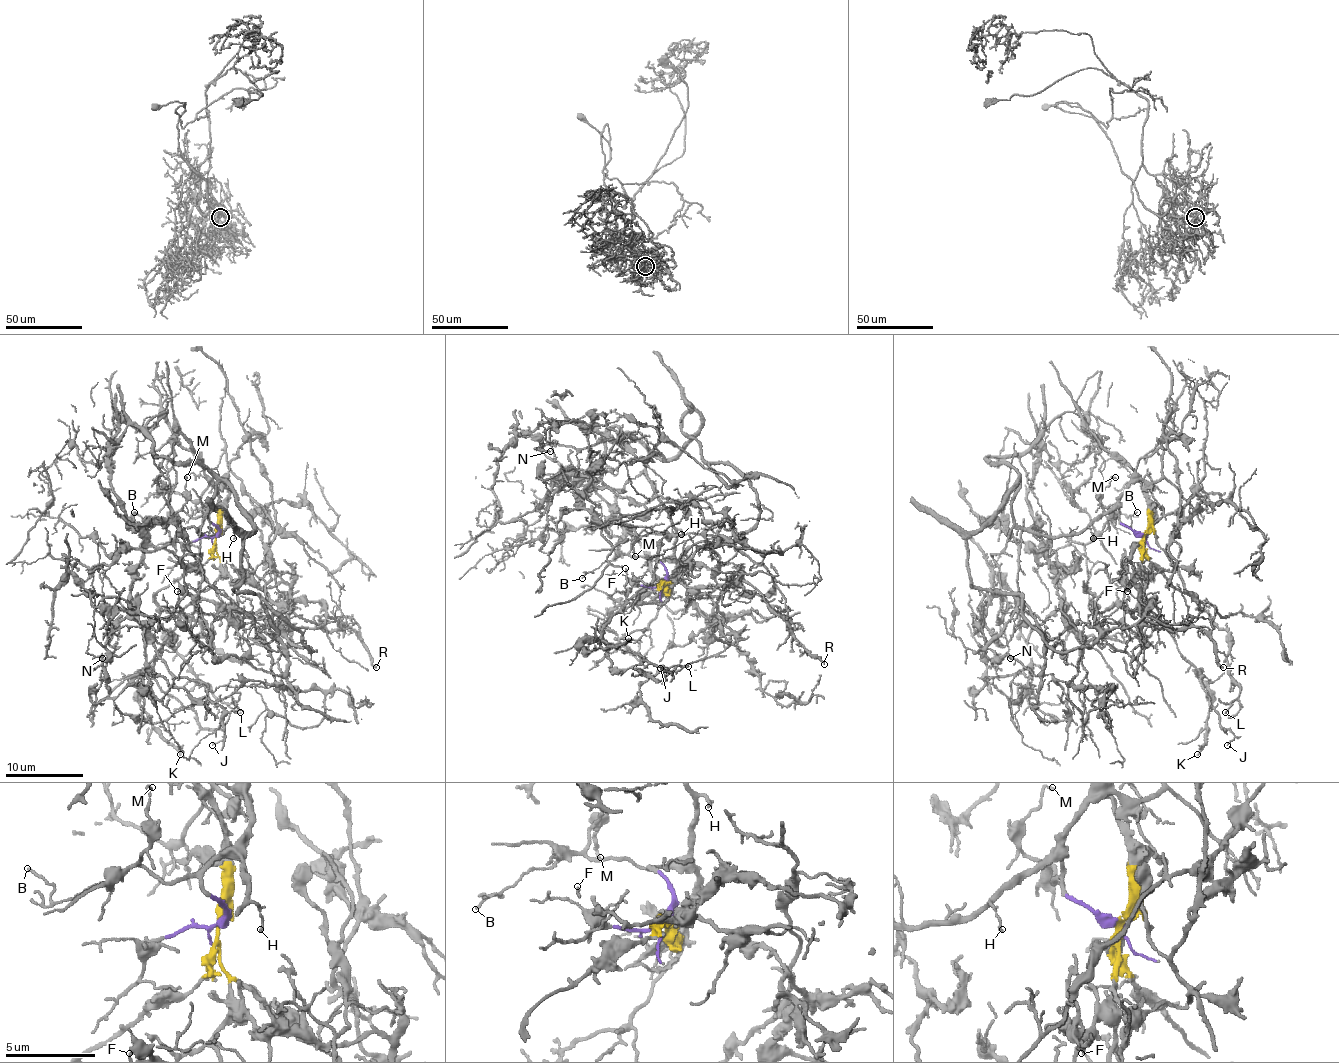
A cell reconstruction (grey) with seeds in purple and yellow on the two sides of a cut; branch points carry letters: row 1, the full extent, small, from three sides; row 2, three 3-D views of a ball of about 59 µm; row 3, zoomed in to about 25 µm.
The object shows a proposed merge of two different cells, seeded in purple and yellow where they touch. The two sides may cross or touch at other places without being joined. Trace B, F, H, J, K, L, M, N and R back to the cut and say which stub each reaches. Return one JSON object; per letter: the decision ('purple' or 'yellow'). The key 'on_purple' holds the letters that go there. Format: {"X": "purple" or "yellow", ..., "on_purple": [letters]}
{"B": "purple", "F": "yellow", "H": "purple", "J": "yellow", "K": "yellow", "L": "yellow", "M": "purple", "N": "purple", "R": "yellow", "on_purple": ["B", "H", "M", "N"]}

